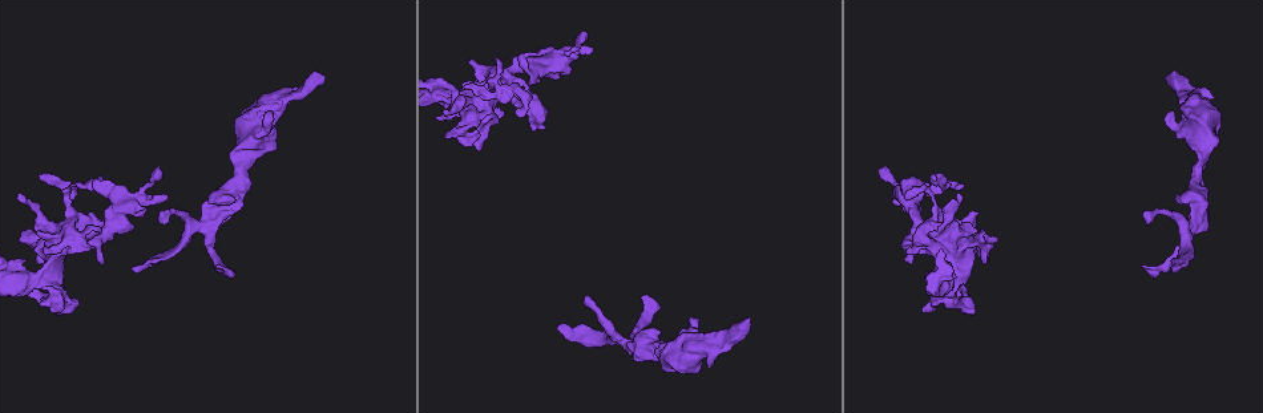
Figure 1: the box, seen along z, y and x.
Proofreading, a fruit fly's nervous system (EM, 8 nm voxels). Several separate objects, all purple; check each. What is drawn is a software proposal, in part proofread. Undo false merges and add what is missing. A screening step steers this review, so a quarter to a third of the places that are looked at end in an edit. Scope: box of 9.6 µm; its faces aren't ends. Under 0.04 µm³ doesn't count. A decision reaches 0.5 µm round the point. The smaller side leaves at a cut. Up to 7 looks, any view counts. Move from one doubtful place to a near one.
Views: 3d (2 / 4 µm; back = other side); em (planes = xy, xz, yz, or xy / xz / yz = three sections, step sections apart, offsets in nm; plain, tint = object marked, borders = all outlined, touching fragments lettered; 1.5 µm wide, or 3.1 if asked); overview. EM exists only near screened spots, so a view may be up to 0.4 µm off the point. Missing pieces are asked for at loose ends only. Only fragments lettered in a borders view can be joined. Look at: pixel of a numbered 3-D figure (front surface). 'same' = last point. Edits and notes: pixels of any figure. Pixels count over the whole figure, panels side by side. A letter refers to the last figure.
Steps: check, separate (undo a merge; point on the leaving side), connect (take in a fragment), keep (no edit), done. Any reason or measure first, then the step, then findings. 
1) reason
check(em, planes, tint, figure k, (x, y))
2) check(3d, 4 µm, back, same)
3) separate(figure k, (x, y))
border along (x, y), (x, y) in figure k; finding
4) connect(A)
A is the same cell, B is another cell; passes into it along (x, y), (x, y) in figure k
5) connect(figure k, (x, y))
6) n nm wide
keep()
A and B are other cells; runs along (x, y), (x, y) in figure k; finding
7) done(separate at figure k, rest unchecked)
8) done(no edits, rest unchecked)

tapers out
check(3d, 4 µm, figure 1, (1180, 269))

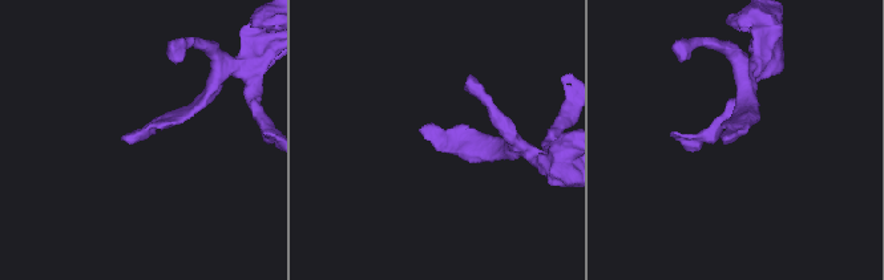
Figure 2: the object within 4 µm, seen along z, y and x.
need the tissue
check(em, planes, borders, figure 2, (732, 135))

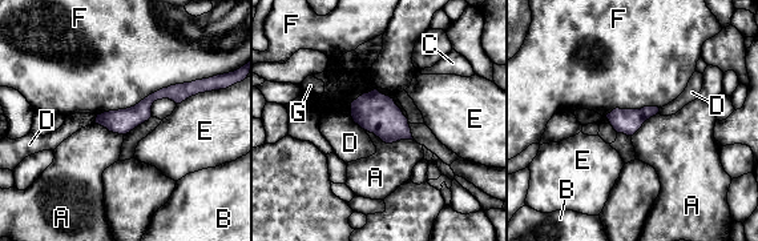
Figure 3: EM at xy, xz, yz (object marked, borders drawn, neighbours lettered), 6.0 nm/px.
150 nm wide
keep()
A, B, C, D, E, F and G are other cells; border along (366, 129), (386, 143), (414, 141) in figure 3; none of them fits

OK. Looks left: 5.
branch stops here
check(em, yz, step 8, tint, figure 1, (101, 265))

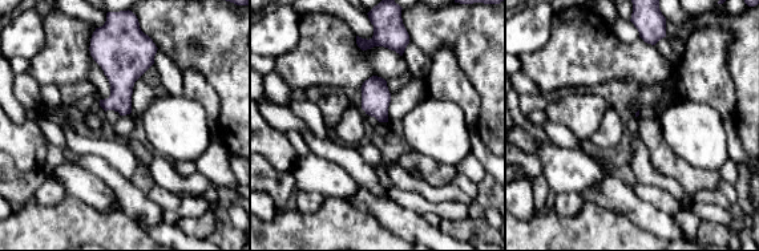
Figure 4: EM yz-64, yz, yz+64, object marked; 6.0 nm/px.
cut it another way
check(em, planes, tint, same)

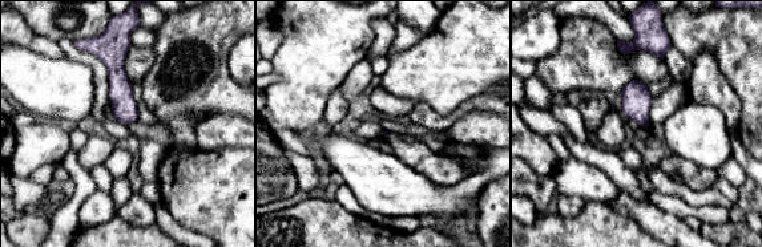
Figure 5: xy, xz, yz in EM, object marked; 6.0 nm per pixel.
check(em, planes, borders, same)

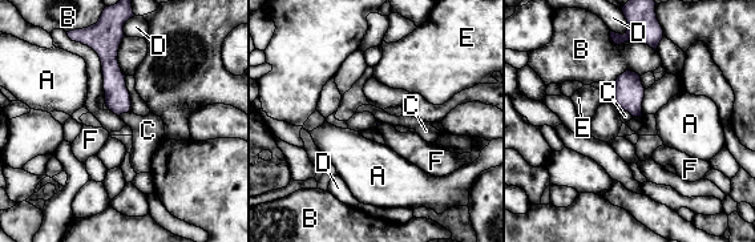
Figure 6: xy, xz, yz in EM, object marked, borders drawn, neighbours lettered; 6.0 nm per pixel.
keep()
A, B, C, D, E and F are other cells; none of them fits

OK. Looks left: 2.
branch stops here
check(em, xz, step 4, borders, figure 1, (892, 195))

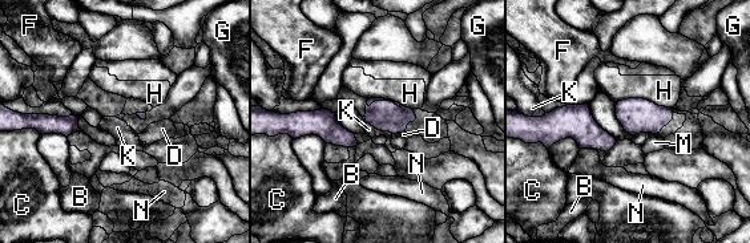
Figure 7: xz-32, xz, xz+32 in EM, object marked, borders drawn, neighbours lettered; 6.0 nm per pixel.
check(em, planes, borders, same)

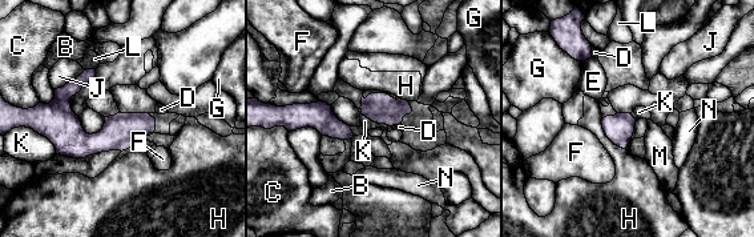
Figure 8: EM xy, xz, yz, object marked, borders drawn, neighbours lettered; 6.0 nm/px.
170 nm wide
keep()
B, C, D, E, F, G, H, J, K, L, M and N are other cells; runs along (41, 112), (75, 140), (152, 127) in figure 8; no lettered fragment goes on from it

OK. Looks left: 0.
done(no edits, rest unchecked)

